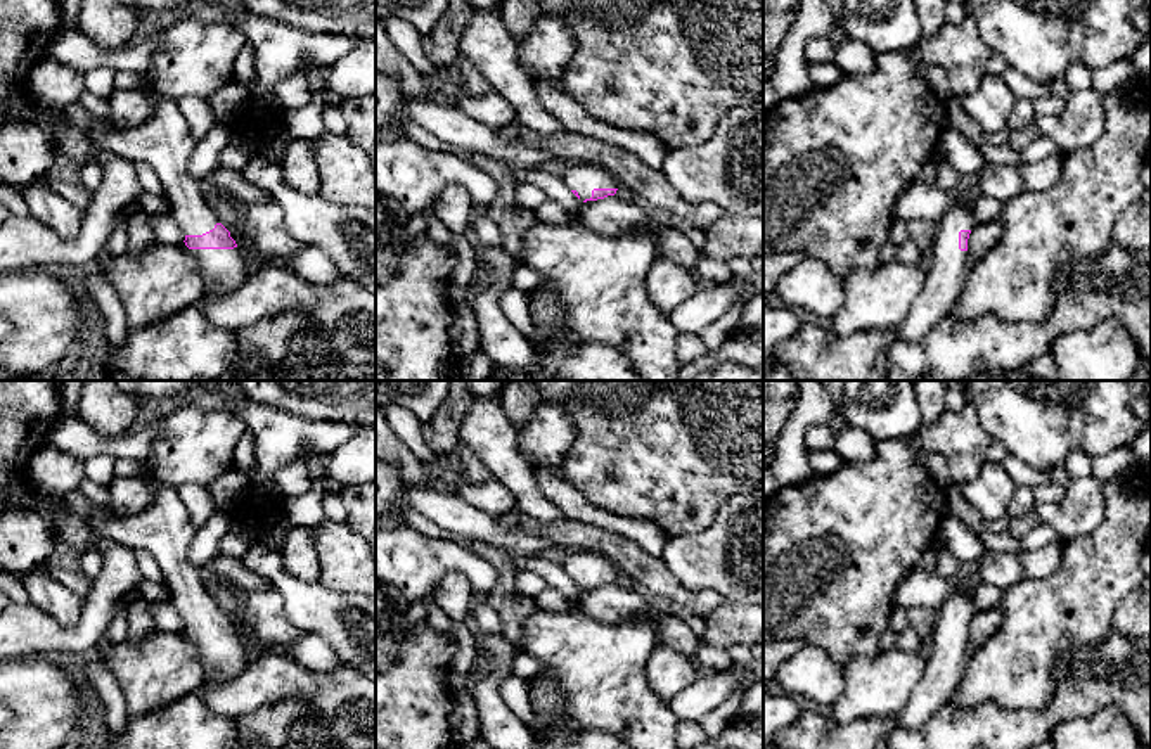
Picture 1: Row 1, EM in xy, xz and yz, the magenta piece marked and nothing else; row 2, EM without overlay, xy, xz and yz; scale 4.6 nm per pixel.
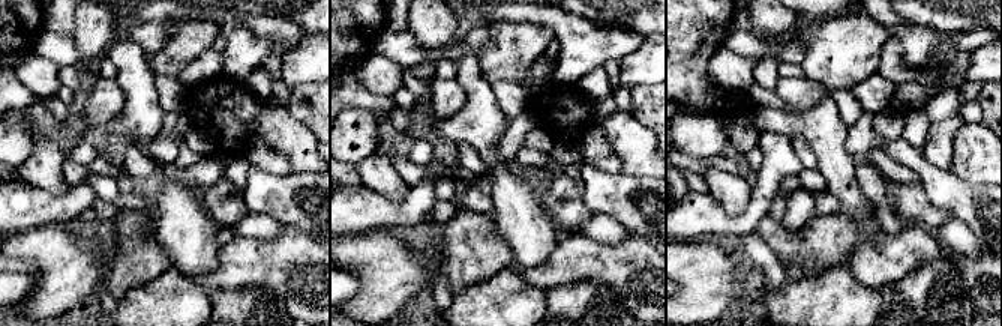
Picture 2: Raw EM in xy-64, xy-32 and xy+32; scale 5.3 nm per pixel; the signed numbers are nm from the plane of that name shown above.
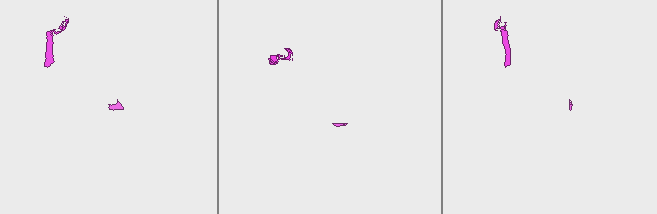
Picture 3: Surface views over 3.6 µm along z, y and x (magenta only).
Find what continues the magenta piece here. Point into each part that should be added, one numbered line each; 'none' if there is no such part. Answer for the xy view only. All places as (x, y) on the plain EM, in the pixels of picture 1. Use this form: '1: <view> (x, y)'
1: xy (222, 658)

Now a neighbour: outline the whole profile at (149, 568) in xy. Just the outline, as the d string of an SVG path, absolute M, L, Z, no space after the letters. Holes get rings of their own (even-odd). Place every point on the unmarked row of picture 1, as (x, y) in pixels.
M137 548L133 552L135 552L137 566L140 569L142 578L152 583L164 583L163 569L159 562L154 559L154 555L145 548Z

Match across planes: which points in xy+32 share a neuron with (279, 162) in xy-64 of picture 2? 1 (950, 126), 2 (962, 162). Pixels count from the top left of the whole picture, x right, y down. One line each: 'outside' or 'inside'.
1: inside
2: outside

